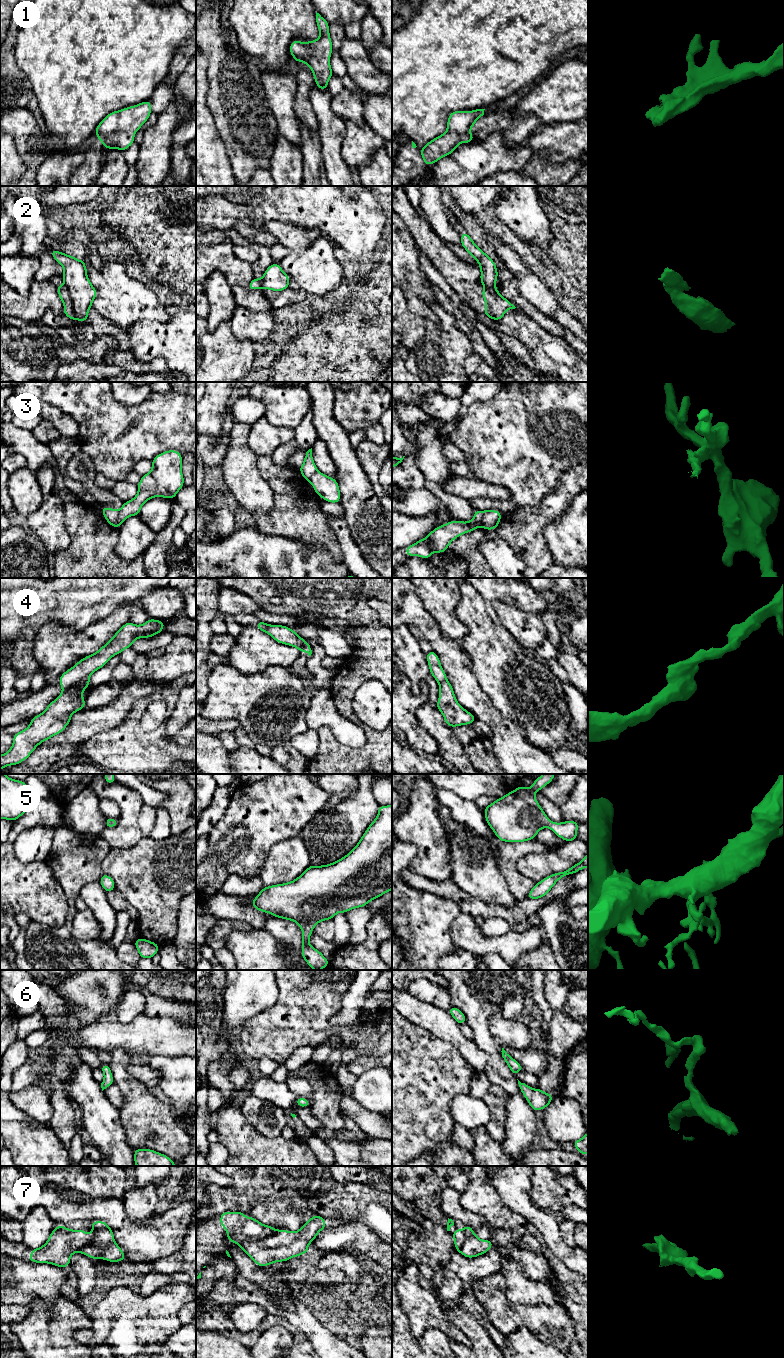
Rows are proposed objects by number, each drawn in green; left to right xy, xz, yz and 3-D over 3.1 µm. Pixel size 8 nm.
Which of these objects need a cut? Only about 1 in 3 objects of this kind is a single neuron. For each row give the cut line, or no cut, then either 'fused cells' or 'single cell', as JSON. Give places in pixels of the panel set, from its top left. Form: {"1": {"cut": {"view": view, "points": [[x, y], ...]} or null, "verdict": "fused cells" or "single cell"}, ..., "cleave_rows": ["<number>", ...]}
{"1": {"cut": null, "verdict": "single cell"}, "2": {"cut": {"view": "xy", "points": [[65, 284], [71, 299], [75, 318]]}, "verdict": "fused cells"}, "3": {"cut": {"view": "xy", "points": [[118, 511], [118, 525], [116, 527]]}, "verdict": "fused cells"}, "4": {"cut": {"view": "xy", "points": [[88, 676], [80, 678], [63, 691]]}, "verdict": "fused cells"}, "5": {"cut": null, "verdict": "single cell"}, "6": {"cut": null, "verdict": "single cell"}, "7": {"cut": {"view": "xz", "points": [[277, 1231], [262, 1239], [242, 1241], [238, 1244]]}, "verdict": "fused cells"}, "cleave_rows": ["2", "3", "4", "7"]}

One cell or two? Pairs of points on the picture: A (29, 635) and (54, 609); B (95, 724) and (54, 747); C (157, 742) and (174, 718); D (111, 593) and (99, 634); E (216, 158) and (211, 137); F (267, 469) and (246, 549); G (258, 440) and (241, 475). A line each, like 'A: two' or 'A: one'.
A: two
B: one
C: two
D: two
E: one
F: two
G: two

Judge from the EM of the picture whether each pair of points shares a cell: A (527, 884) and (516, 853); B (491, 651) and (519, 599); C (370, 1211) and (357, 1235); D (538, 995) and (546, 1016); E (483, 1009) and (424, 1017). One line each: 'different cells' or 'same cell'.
A: same cell
B: different cells
C: different cells
D: same cell
E: different cells

